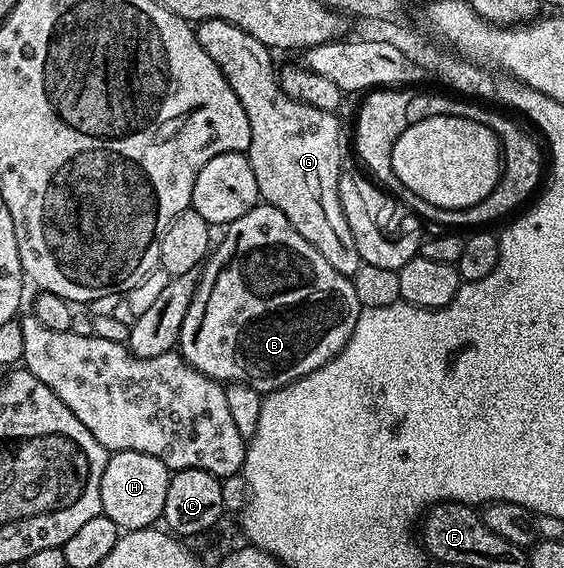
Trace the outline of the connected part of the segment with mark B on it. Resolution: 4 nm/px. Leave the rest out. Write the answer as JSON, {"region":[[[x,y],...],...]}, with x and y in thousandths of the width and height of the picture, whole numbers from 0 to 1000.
{"region":[[[456,359],[450,366],[443,366],[443,373],[436,373],[436,380],[422,380],[422,387],[406,391],[395,412],[397,421],[392,426],[388,421],[381,428],[379,438],[360,463],[362,484],[358,481],[353,484],[348,519],[340,523],[340,533],[330,549],[330,563],[323,563],[323,585],[316,604],[317,623],[367,665],[376,665],[392,676],[402,676],[413,669],[438,669],[443,683],[463,690],[480,690],[500,683],[507,673],[520,673],[523,665],[543,662],[571,648],[571,641],[578,641],[592,627],[599,627],[599,620],[606,620],[606,613],[621,599],[628,585],[628,570],[635,570],[635,556],[642,544],[635,528],[635,514],[628,514],[622,488],[592,479],[592,472],[585,472],[585,463],[571,452],[571,444],[564,444],[557,430],[535,423],[521,394],[514,394],[514,387],[507,387],[507,380],[484,363]]]}

